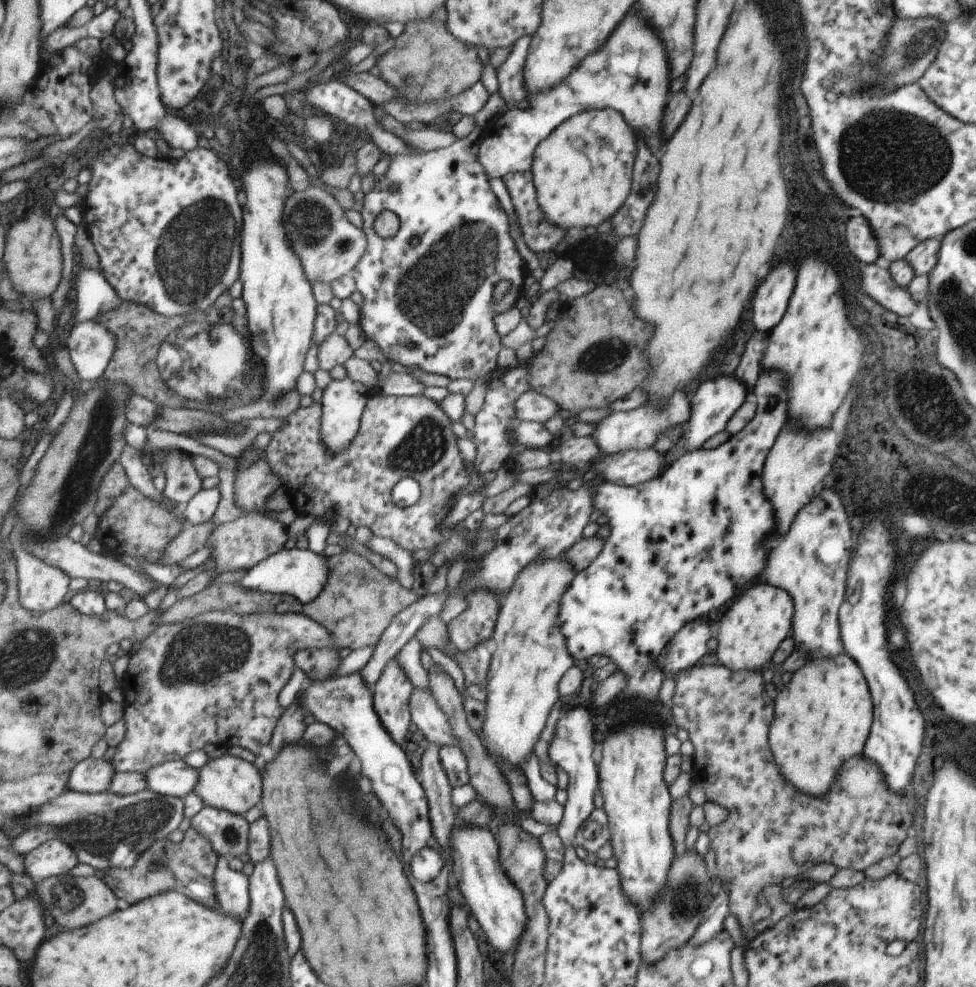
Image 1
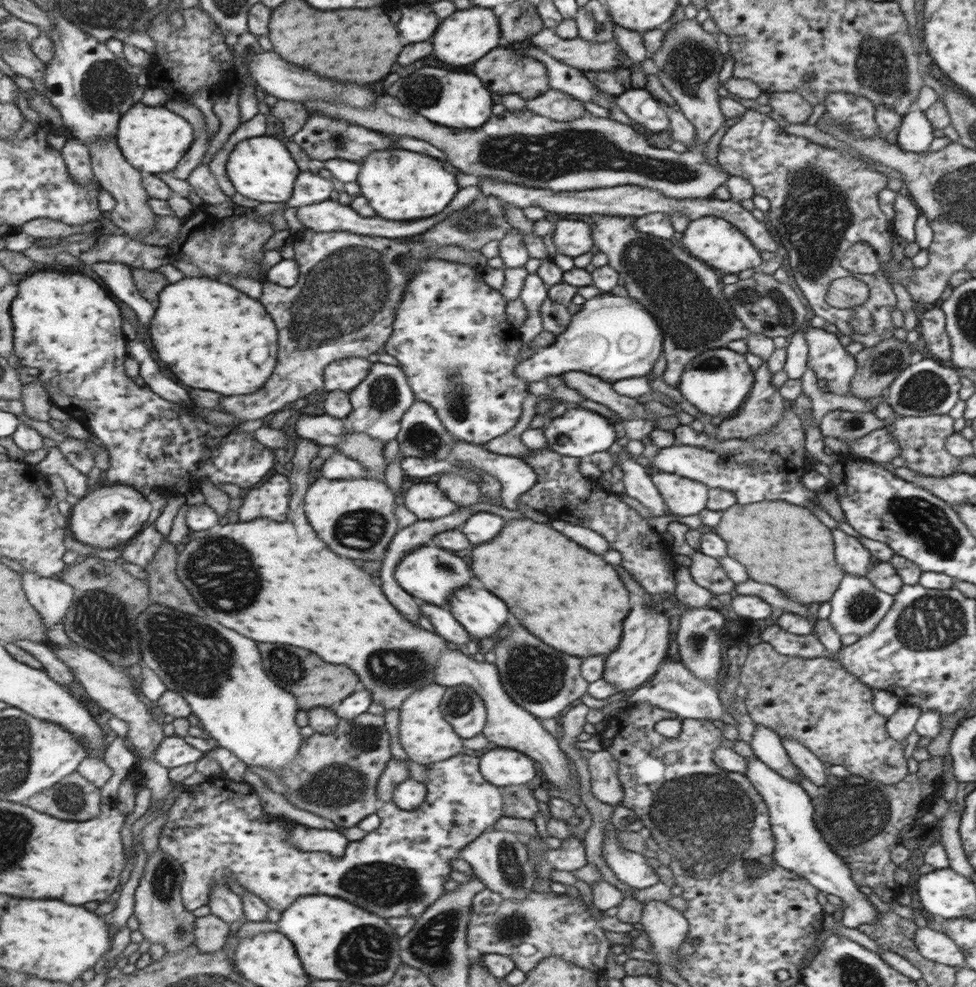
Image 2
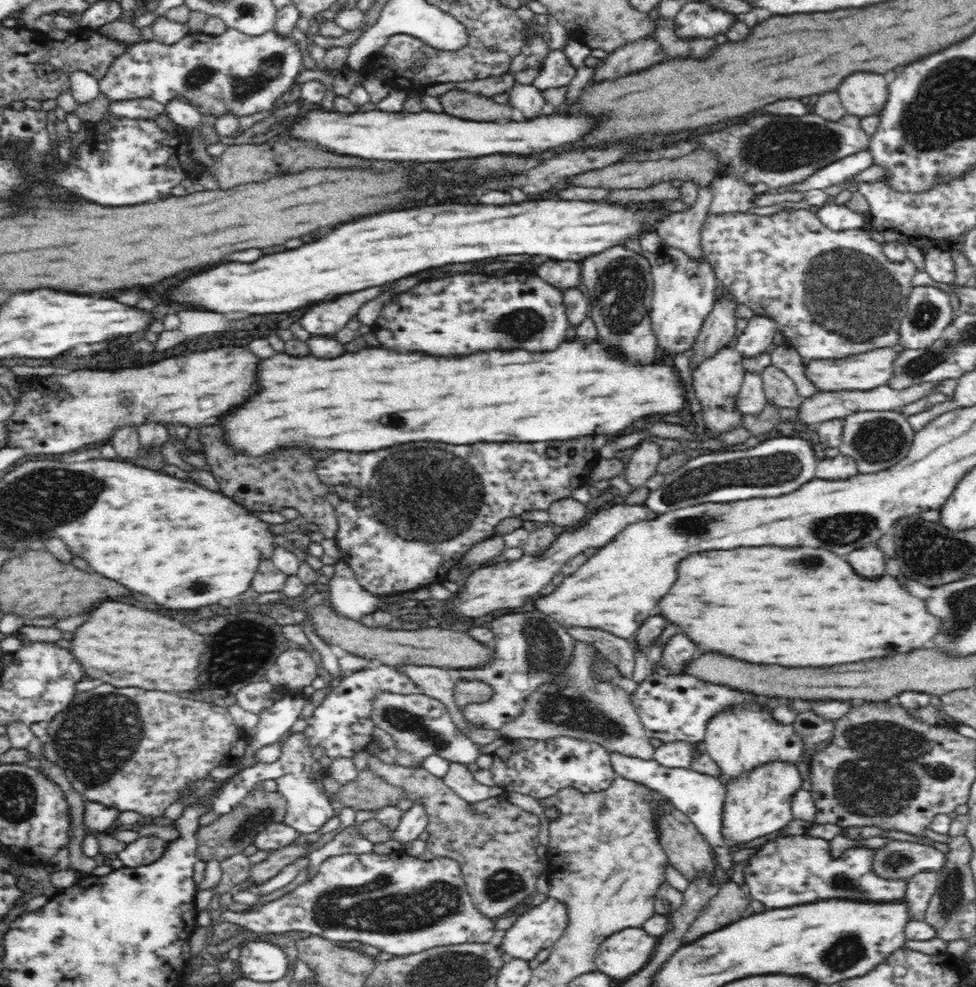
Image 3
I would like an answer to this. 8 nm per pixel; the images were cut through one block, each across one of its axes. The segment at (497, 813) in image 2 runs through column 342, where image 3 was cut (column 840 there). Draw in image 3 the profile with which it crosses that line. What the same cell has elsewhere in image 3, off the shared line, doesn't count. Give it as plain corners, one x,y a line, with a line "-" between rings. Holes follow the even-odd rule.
808,834
777,836
756,847
744,866
748,896
768,908
790,908
810,904
824,898
862,898
870,901
891,901
905,896
906,880
884,880
873,872
871,862
875,850
850,848
842,858
830,856
829,841

